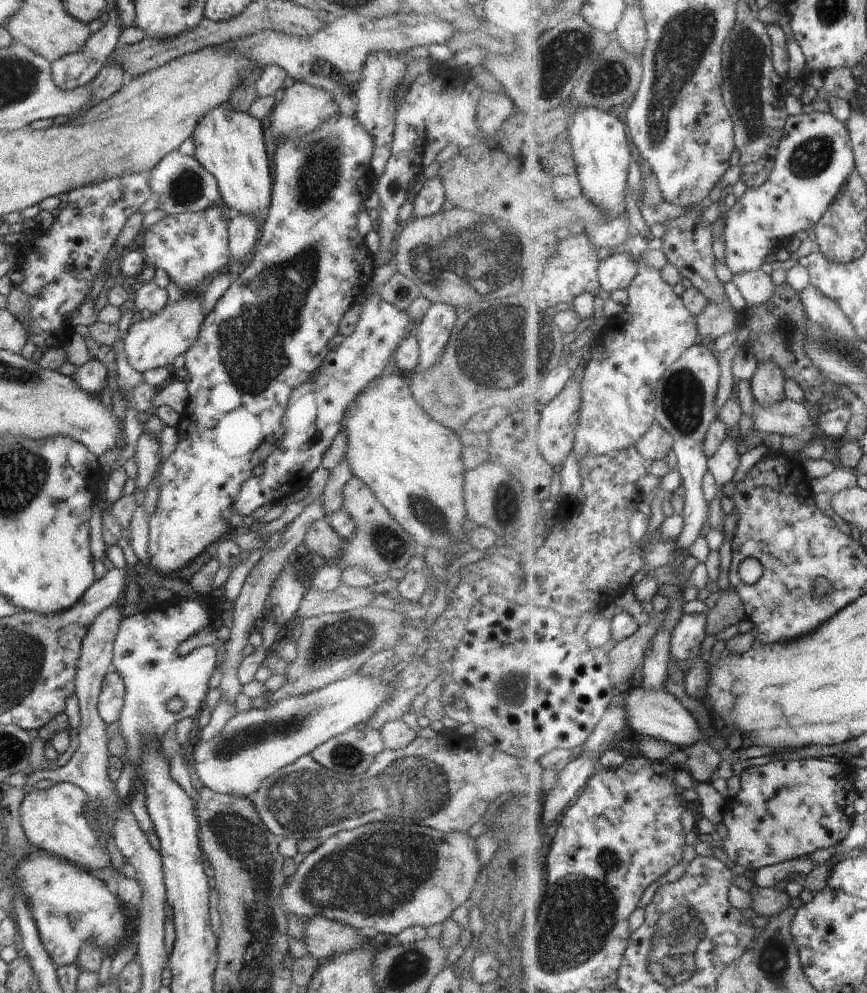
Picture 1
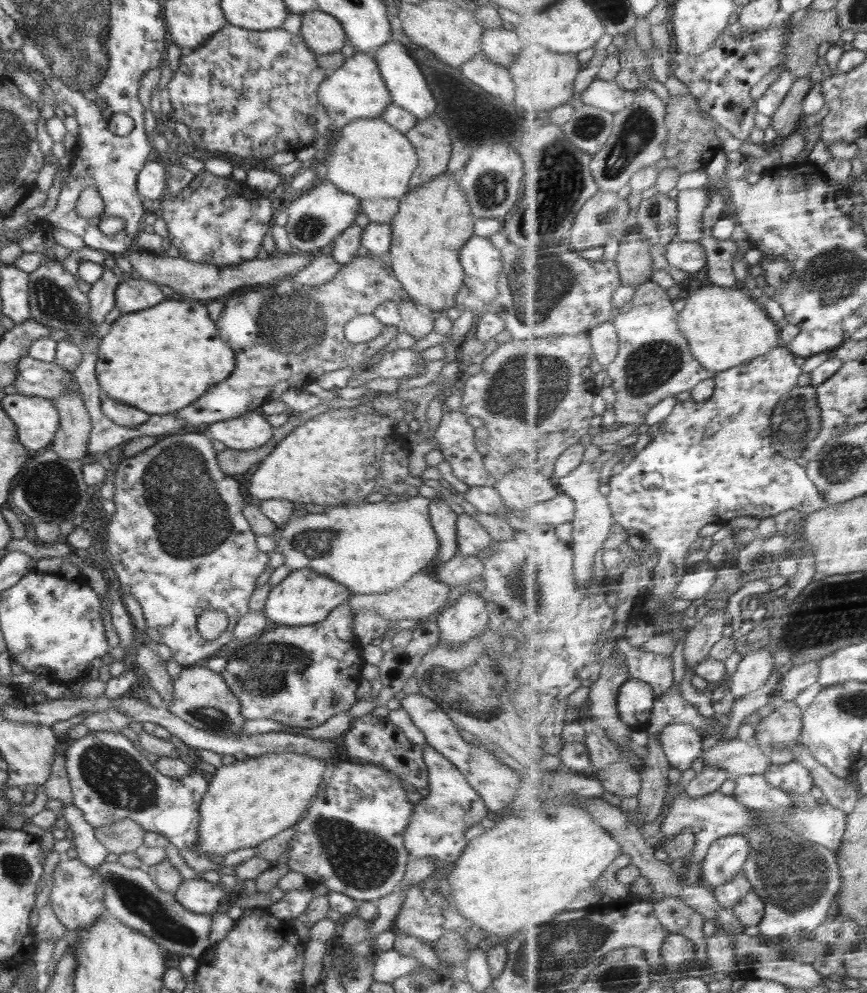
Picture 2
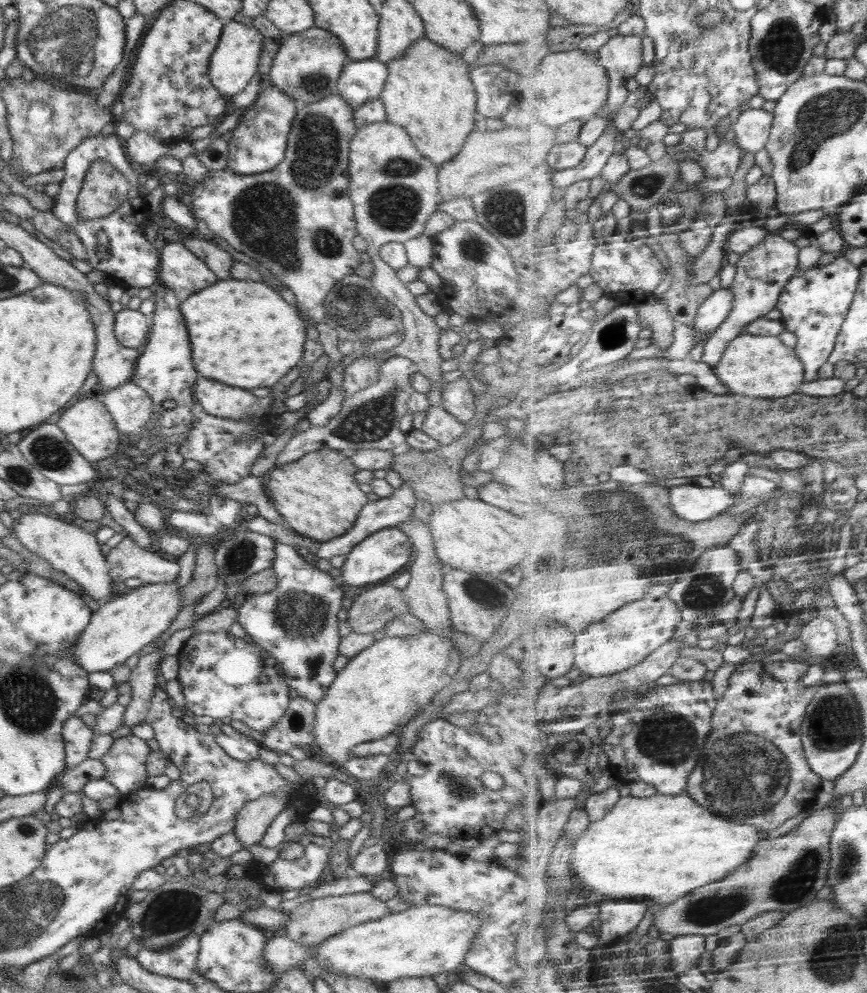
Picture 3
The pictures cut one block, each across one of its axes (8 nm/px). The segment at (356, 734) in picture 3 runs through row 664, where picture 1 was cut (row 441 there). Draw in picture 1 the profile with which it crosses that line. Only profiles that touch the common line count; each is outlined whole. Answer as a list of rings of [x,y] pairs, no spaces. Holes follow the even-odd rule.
[[[396,371],[371,381],[348,405],[341,420],[341,430],[346,432],[344,458],[353,475],[372,489],[380,504],[414,537],[419,548],[444,550],[444,546],[452,544],[453,540],[463,541],[466,531],[462,523],[468,519],[463,502],[463,446],[454,431],[443,427],[420,408],[411,394],[406,376]]]

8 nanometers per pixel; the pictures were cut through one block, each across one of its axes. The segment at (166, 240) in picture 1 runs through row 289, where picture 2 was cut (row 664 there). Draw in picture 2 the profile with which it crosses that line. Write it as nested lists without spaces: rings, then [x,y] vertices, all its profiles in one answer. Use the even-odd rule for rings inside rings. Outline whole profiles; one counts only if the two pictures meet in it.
[[[182,434],[162,436],[156,441],[151,448],[136,454],[130,458],[125,458],[118,466],[114,474],[114,497],[113,501],[116,511],[112,516],[112,522],[108,526],[108,538],[106,538],[107,552],[109,554],[109,562],[111,570],[116,574],[118,582],[120,582],[120,590],[122,596],[132,594],[140,603],[145,618],[146,633],[156,642],[166,644],[170,648],[174,660],[184,667],[192,667],[198,664],[200,660],[206,660],[214,657],[215,652],[220,648],[224,648],[228,642],[234,639],[234,627],[244,614],[248,613],[250,597],[256,588],[256,580],[266,570],[269,563],[269,554],[266,554],[256,547],[255,533],[251,530],[247,518],[244,516],[244,505],[246,502],[240,493],[240,484],[234,477],[224,475],[217,464],[217,452],[213,449],[210,437],[206,434]],[[206,610],[220,610],[228,616],[228,626],[220,636],[214,640],[206,640],[200,635],[200,631],[196,629],[198,616]]]

